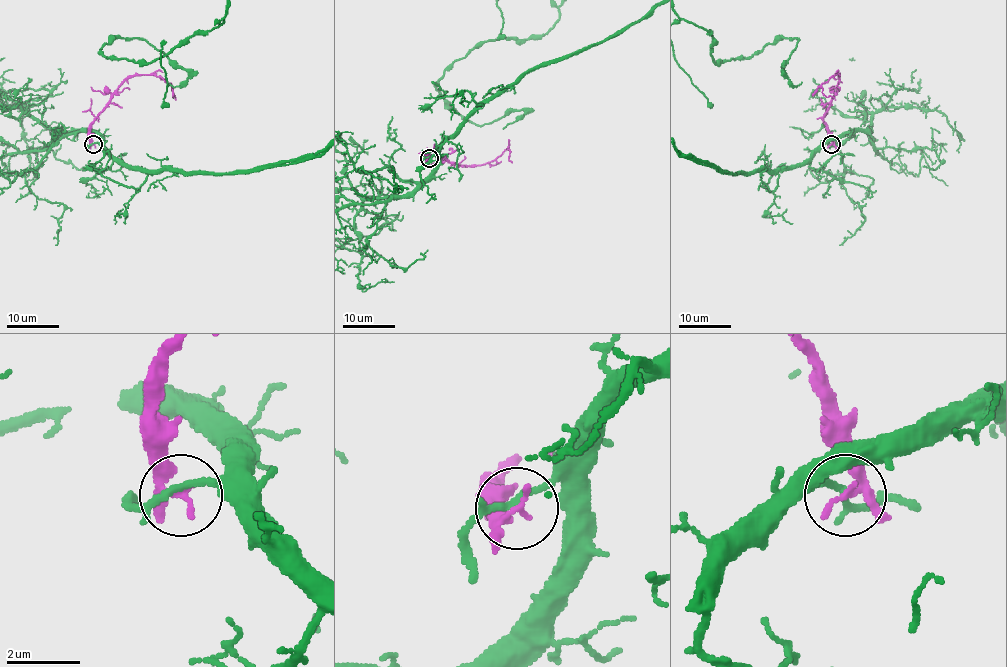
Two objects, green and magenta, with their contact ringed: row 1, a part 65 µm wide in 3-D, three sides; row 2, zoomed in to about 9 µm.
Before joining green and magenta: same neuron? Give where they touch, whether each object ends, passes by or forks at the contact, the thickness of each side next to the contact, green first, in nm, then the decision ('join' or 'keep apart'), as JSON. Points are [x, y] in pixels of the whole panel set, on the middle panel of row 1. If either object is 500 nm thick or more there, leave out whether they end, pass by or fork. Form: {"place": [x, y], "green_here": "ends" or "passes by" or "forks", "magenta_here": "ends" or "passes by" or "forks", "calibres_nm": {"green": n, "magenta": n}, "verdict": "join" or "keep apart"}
{"place": [429, 158], "green_here": "forks", "magenta_here": "passes by", "calibres_nm": {"green": 140, "magenta": 180}, "verdict": "keep apart"}

